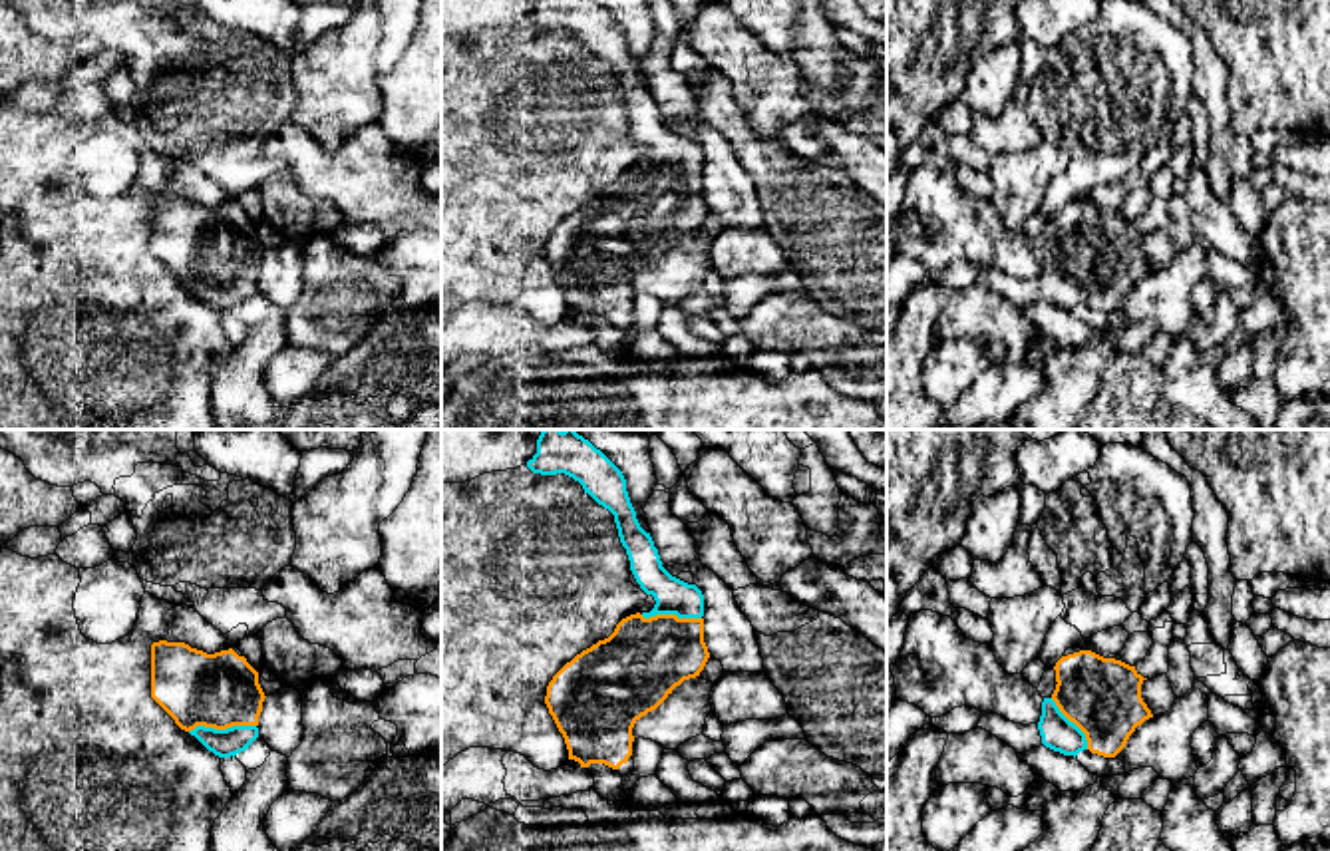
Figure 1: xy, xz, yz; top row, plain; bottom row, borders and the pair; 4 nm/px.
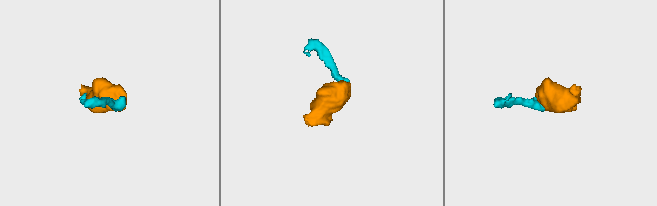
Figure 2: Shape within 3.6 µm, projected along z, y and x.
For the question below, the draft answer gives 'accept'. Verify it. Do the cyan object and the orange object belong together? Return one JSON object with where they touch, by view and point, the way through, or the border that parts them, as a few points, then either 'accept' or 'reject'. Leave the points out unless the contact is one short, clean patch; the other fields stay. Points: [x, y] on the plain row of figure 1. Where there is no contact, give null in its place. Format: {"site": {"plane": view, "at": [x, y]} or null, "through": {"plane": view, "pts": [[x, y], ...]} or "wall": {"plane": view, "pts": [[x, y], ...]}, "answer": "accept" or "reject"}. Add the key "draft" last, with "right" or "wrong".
{"site": {"plane": "xy", "at": [221, 285]}, "answer": "accept", "draft": "right"}

